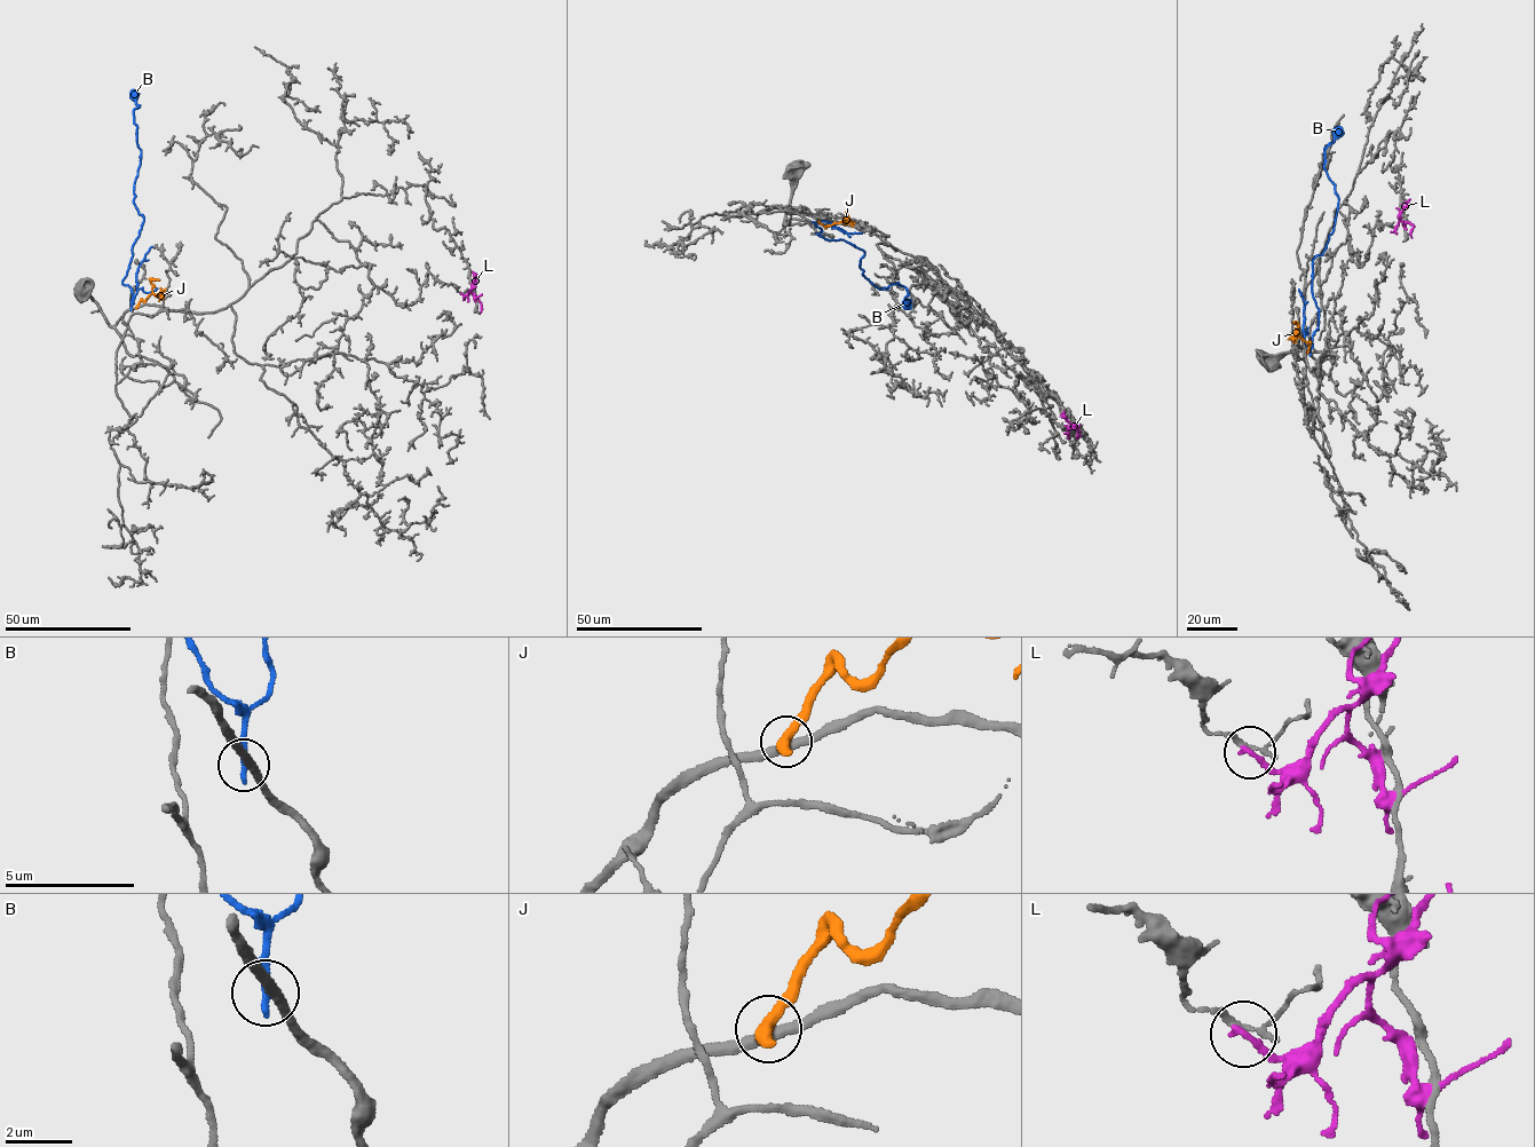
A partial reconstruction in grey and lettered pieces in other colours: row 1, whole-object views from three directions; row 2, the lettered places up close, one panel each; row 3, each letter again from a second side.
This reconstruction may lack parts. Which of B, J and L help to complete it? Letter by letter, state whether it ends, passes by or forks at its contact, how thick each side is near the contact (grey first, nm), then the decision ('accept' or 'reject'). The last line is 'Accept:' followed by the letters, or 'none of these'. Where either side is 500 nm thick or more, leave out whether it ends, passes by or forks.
B: it ends; calibres 300 and 260 nm; reject
J: it ends; calibres 320 and 440 nm; reject
L: it ends; calibres 160 and 240 nm; reject
Accept: none of these

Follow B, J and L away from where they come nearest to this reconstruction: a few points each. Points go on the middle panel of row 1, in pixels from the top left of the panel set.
B: (813, 221), (822, 230), (816, 234), (864, 251), (862, 275), (880, 289), (897, 283), (904, 286), (909, 307)
J: (819, 222), (825, 227), (841, 221), (854, 222)
L: (1062, 416), (1070, 425), (1068, 437), (1063, 433)

